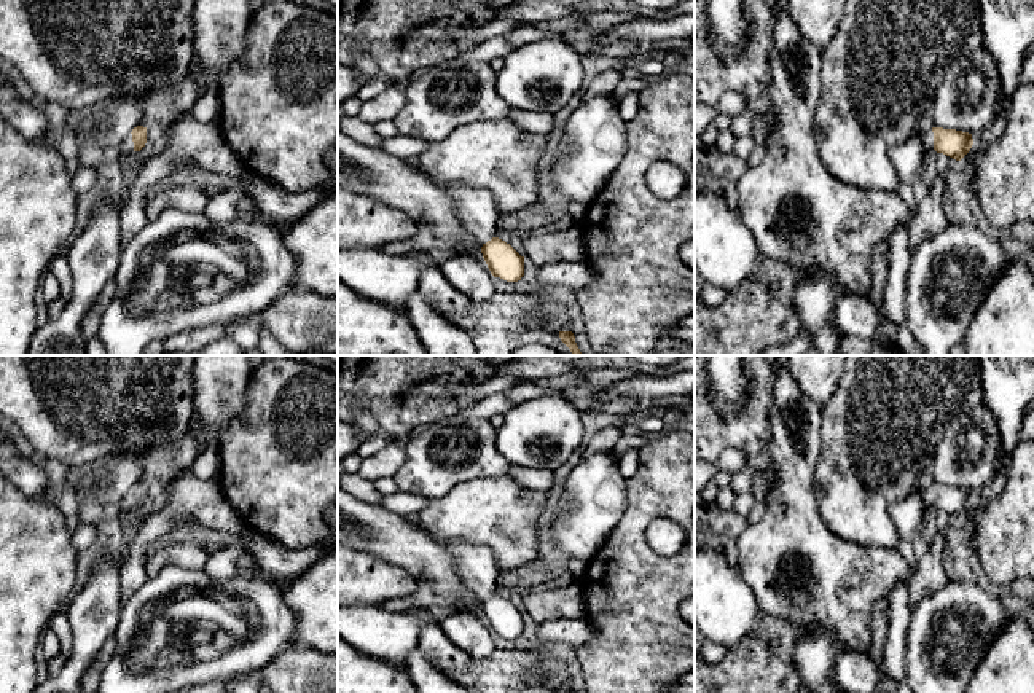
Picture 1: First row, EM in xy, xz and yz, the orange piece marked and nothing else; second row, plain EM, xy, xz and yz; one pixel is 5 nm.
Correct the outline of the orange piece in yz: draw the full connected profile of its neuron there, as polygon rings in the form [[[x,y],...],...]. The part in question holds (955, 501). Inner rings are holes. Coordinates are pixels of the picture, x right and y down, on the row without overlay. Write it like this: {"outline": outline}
{"outline": [[[927,483],[919,491],[913,491],[905,499],[895,502],[891,507],[891,518],[899,540],[907,542],[922,527],[929,508],[935,507],[961,518],[972,502],[973,495],[969,489]]]}

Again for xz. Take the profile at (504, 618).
{"outline": [[[429,535],[448,550],[456,562],[459,577],[483,602],[481,610],[491,631],[507,639],[521,637],[524,632],[524,613],[495,593],[497,578],[503,569],[495,562],[491,550]]]}

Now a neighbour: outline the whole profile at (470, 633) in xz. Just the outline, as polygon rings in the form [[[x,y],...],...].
[[[456,609],[449,617],[440,620],[438,626],[460,650],[473,658],[488,658],[495,644],[486,618]]]

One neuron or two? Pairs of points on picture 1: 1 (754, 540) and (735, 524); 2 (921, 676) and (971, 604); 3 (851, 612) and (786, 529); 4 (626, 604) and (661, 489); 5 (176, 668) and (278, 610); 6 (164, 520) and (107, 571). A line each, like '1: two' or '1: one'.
1: two
2: one
3: one
4: one
5: one
6: two

